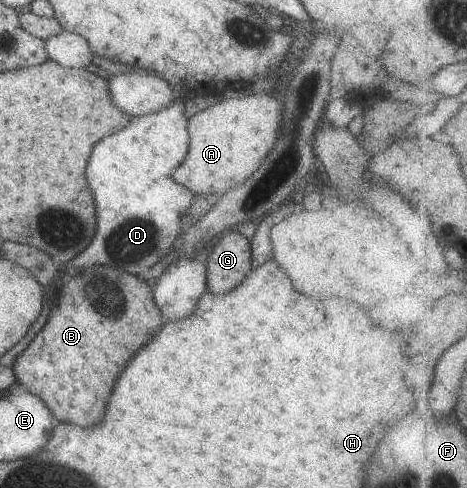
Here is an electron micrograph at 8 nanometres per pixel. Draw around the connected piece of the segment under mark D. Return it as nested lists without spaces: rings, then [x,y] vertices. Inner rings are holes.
[[[175,95],[169,106],[155,112],[154,114],[145,114],[142,116],[131,117],[130,122],[125,126],[125,129],[121,129],[119,133],[111,135],[111,137],[105,137],[101,139],[93,149],[91,149],[91,155],[89,155],[89,161],[87,161],[87,167],[85,167],[85,177],[87,177],[87,183],[91,187],[91,193],[93,193],[93,201],[95,201],[95,233],[89,242],[89,245],[79,252],[75,257],[72,257],[68,263],[68,270],[78,270],[89,266],[107,266],[112,267],[127,273],[130,273],[133,277],[142,271],[148,270],[152,265],[155,265],[160,259],[163,259],[172,249],[174,249],[177,243],[177,237],[183,225],[181,219],[185,217],[189,212],[195,211],[190,208],[191,200],[194,197],[194,193],[189,191],[186,187],[179,185],[173,181],[171,177],[172,171],[184,160],[185,154],[189,149],[189,136],[186,130],[188,117],[184,114],[184,95]]]

